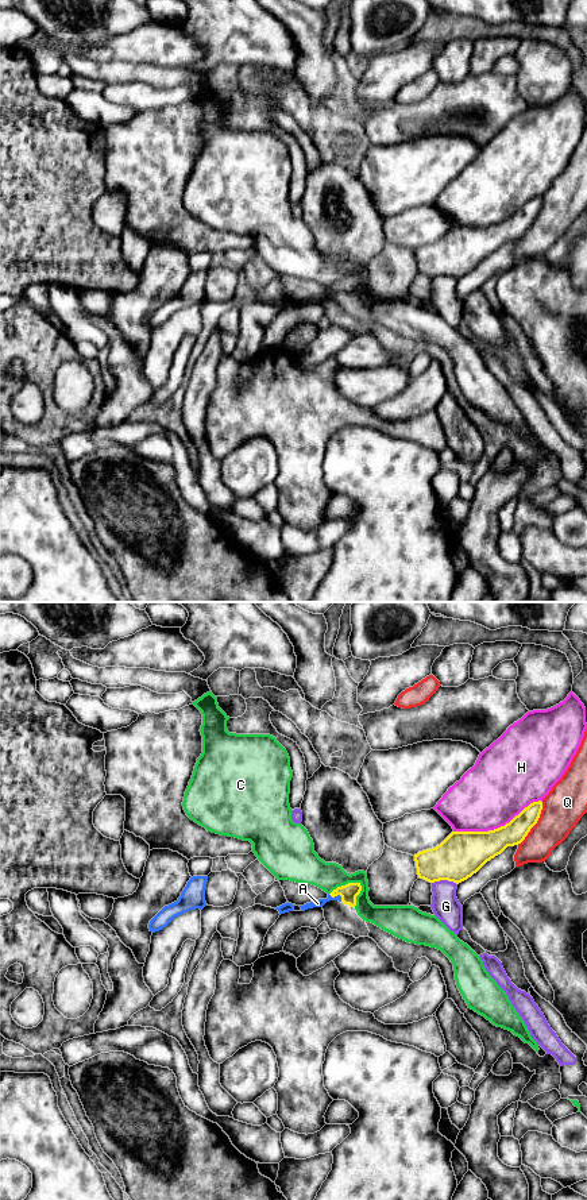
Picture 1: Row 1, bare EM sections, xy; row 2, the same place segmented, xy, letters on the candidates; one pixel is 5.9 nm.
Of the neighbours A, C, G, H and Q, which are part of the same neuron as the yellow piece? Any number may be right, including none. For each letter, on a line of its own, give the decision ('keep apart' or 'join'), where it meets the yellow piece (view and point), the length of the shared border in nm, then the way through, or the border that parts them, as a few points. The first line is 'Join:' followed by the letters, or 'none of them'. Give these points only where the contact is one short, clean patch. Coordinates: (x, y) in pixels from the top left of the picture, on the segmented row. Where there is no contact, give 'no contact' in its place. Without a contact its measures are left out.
Join: A
A: join | xy (336, 895) | 100 nm | across xy (348, 892), (336, 895), (317, 903)
C: keep apart | xy (346, 884) | 200 nm | along xy (362, 886), (346, 883), (338, 886), (329, 894)
G: keep apart | xy (444, 879) | 150 nm | along xy (432, 882), (452, 880), (456, 884)
H: keep apart | xy (498, 828) | 550 nm
Q: keep apart | xy (536, 822) | 300 nm

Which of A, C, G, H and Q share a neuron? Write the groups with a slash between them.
A / C / G / H / Q

